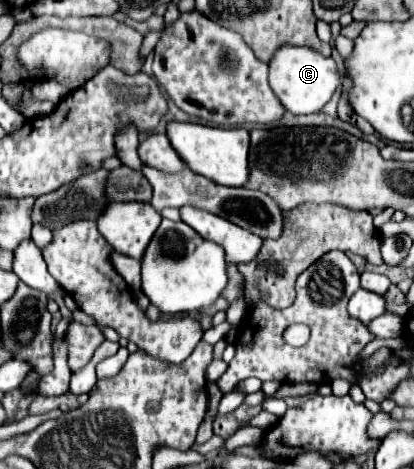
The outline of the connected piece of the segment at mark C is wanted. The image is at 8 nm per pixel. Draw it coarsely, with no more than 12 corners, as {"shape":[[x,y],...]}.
{"shape":[[285,45],[269,85],[287,111],[309,115],[341,85],[331,57]]}

